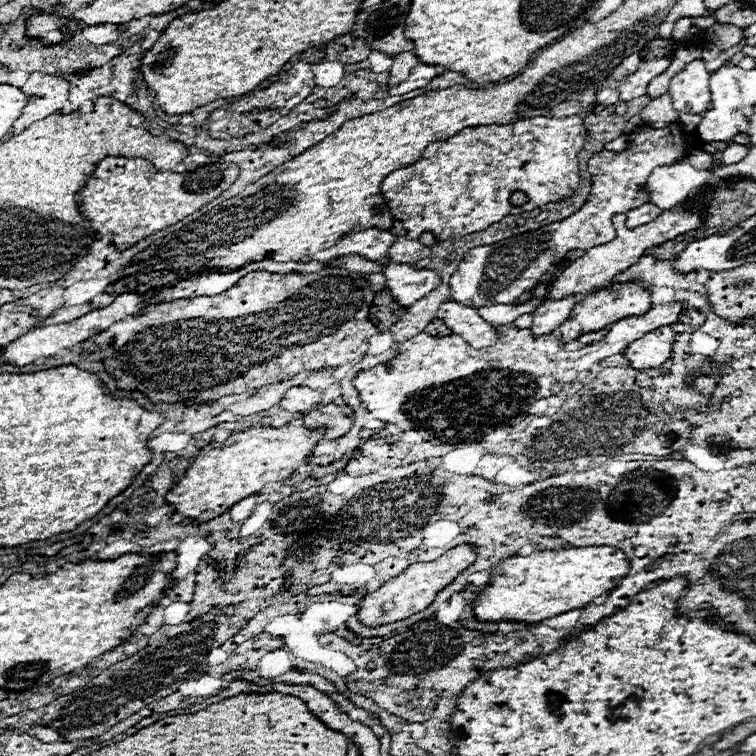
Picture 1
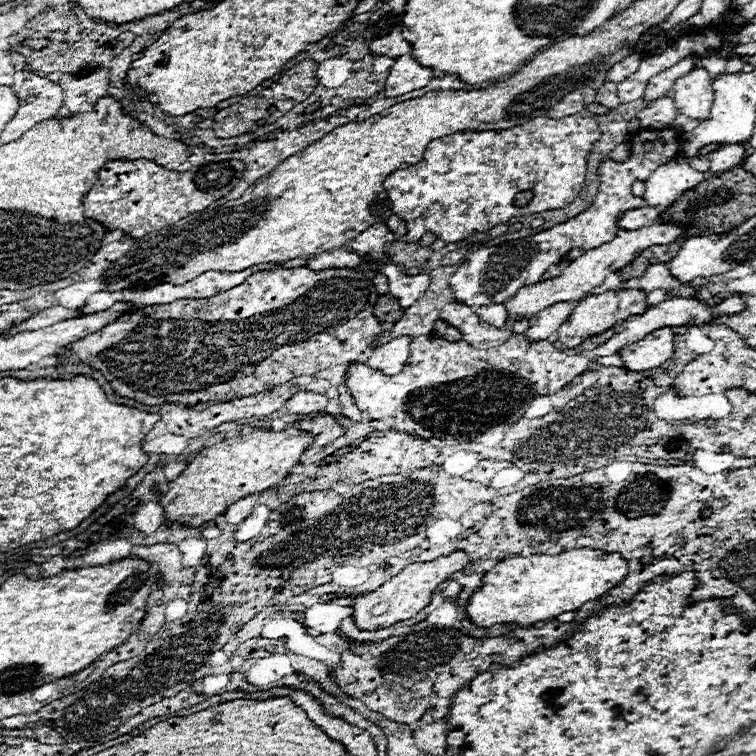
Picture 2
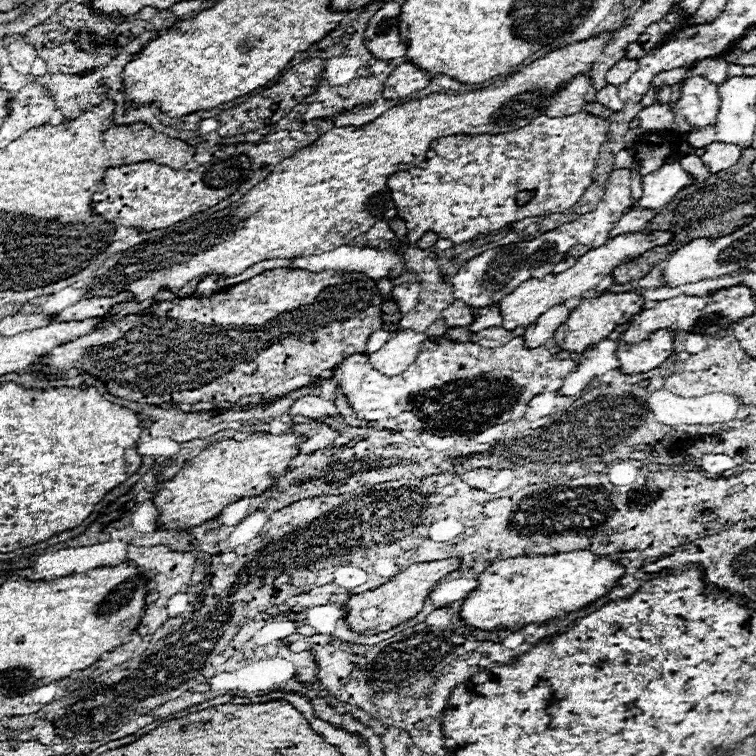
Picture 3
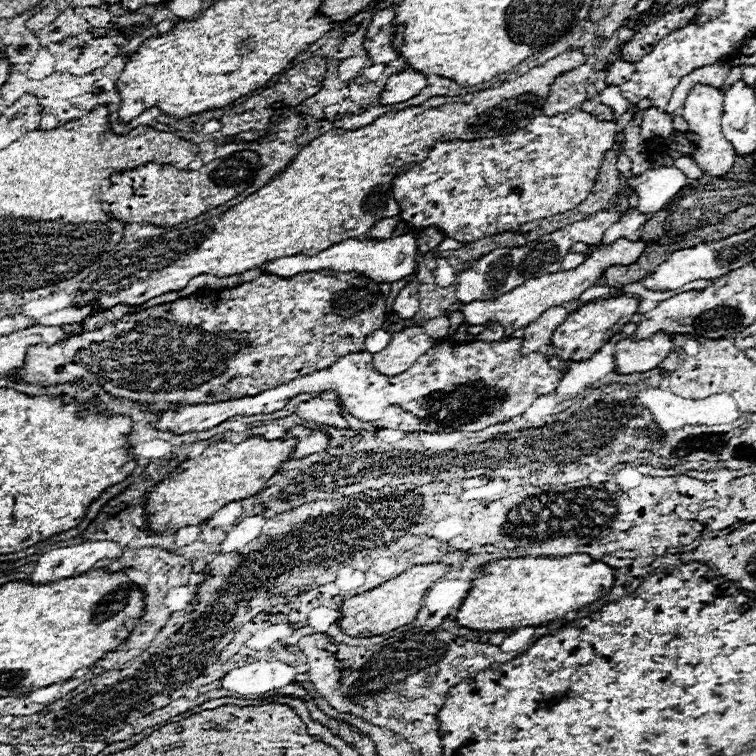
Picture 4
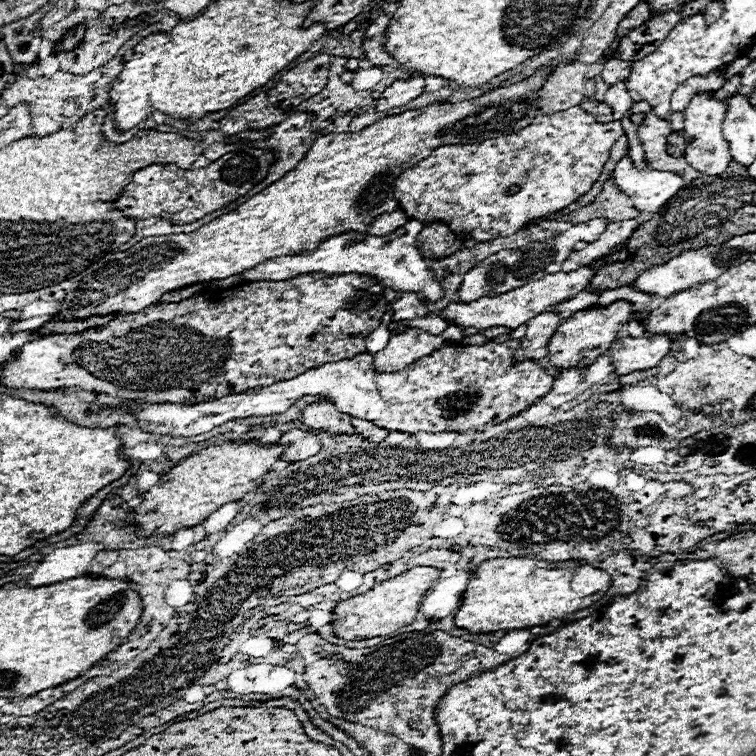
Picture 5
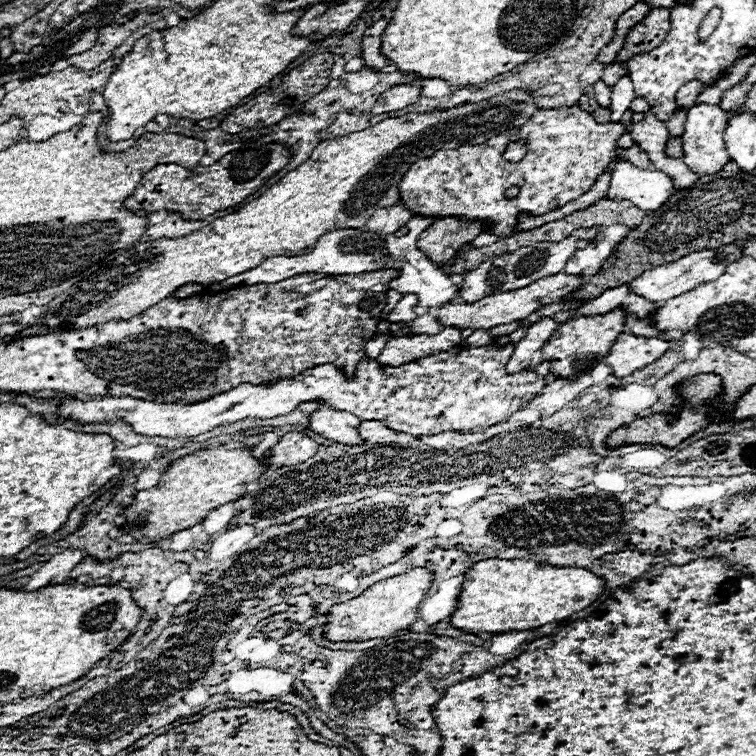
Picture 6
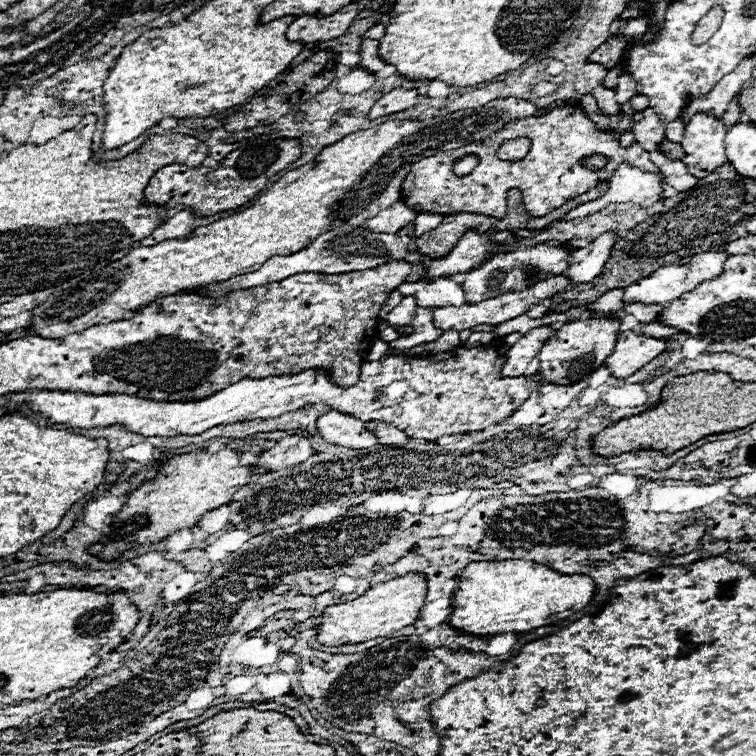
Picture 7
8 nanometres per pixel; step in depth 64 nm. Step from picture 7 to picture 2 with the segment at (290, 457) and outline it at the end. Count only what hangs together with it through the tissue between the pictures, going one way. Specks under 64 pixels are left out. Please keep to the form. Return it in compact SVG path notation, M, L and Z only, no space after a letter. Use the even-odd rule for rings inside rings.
M316 414L316 416L310 418L310 420L298 422L296 428L306 430L306 432L310 432L310 434L316 436L316 440L314 440L314 444L310 444L310 448L326 446L326 444L330 444L332 440L336 440L338 436L342 436L342 432L344 432L344 428L334 420L332 414Z

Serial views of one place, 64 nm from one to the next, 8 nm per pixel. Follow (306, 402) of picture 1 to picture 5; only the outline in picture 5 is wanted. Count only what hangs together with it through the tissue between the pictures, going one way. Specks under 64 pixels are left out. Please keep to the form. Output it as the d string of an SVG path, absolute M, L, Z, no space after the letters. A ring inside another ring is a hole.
M326 400L306 406L302 412L302 422L314 430L330 434L348 434L348 436L356 434L352 426L352 416L336 410L336 406Z

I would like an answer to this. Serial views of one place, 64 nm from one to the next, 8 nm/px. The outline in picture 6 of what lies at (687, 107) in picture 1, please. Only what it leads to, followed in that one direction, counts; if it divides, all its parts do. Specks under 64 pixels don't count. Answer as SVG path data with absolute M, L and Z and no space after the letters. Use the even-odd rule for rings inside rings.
M700 104L700 106L692 106L686 114L686 128L682 134L682 144L684 144L684 162L688 164L688 168L698 174L698 176L706 176L706 174L714 174L718 170L724 168L724 164L730 162L728 158L728 150L726 144L722 140L724 134L724 126L728 122L728 114L718 108L718 106L708 106L708 104Z

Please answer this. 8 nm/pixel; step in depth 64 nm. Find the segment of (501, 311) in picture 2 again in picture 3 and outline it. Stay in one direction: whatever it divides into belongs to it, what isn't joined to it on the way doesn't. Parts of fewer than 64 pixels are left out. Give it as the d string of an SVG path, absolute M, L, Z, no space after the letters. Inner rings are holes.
M486 306L486 308L478 310L478 312L480 312L480 316L478 316L478 320L468 328L470 332L477 332L485 328L490 328L490 326L500 326L500 324L502 324L502 316L498 316L500 312L498 312L496 306Z

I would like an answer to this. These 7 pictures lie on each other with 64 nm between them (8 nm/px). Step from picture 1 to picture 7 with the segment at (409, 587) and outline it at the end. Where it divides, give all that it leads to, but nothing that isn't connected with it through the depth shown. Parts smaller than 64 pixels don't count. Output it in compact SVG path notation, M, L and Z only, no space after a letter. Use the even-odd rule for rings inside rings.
M408 574L402 578L374 584L364 596L352 602L328 606L322 612L322 624L318 626L316 640L324 646L342 646L342 644L368 642L380 636L388 638L392 632L406 628L418 620L420 610L424 606L424 596L426 596L426 580L420 574Z

